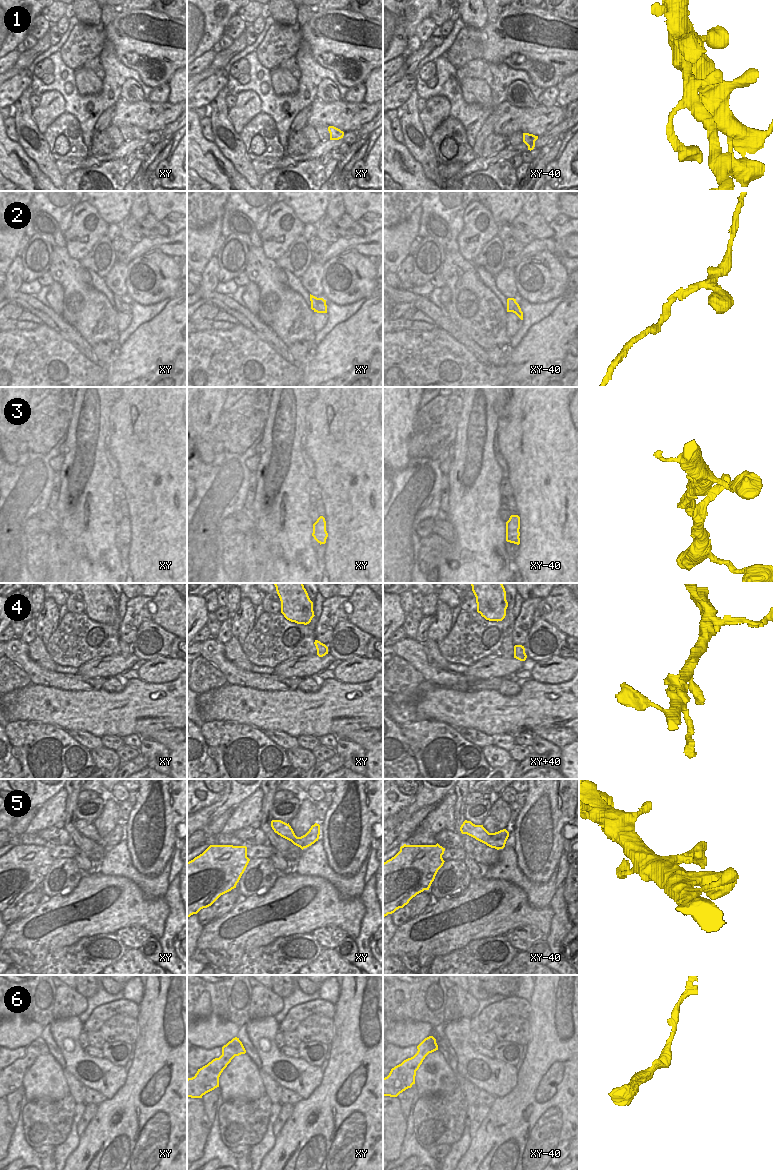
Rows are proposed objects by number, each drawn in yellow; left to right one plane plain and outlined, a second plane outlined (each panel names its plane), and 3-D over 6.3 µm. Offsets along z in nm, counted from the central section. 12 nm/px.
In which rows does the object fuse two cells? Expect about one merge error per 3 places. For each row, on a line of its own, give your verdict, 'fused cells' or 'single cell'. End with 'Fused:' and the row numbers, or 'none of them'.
1: single cell
2: single cell
3: single cell
4: single cell
5: single cell
6: single cell
Fused: none of them

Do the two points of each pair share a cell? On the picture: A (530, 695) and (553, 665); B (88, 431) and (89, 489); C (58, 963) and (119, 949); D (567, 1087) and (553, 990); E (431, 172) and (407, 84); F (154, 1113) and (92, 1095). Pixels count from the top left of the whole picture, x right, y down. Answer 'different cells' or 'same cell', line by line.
A: different cells
B: same cell
C: same cell
D: same cell
E: different cells
F: different cells

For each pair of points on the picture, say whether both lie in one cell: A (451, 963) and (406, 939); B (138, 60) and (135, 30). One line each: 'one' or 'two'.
A: two
B: one

